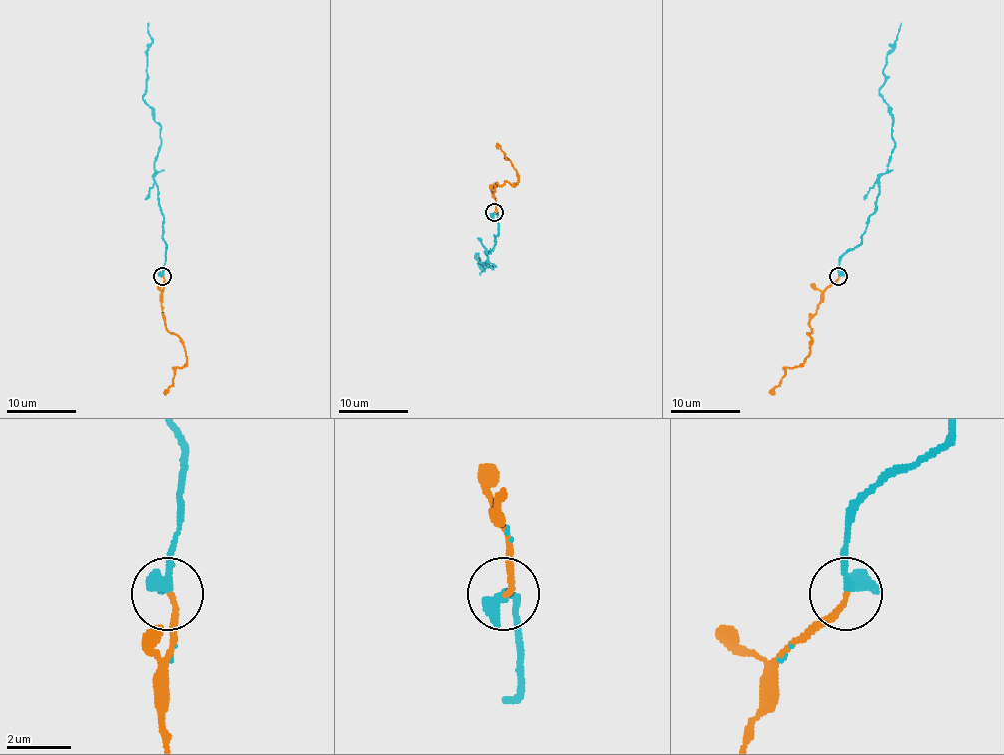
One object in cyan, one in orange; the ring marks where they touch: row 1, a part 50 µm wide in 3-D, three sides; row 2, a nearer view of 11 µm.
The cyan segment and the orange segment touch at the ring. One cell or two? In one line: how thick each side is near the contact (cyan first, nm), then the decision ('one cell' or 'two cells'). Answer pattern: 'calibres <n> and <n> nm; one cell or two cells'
calibres 480 and 160 nm; one cell

